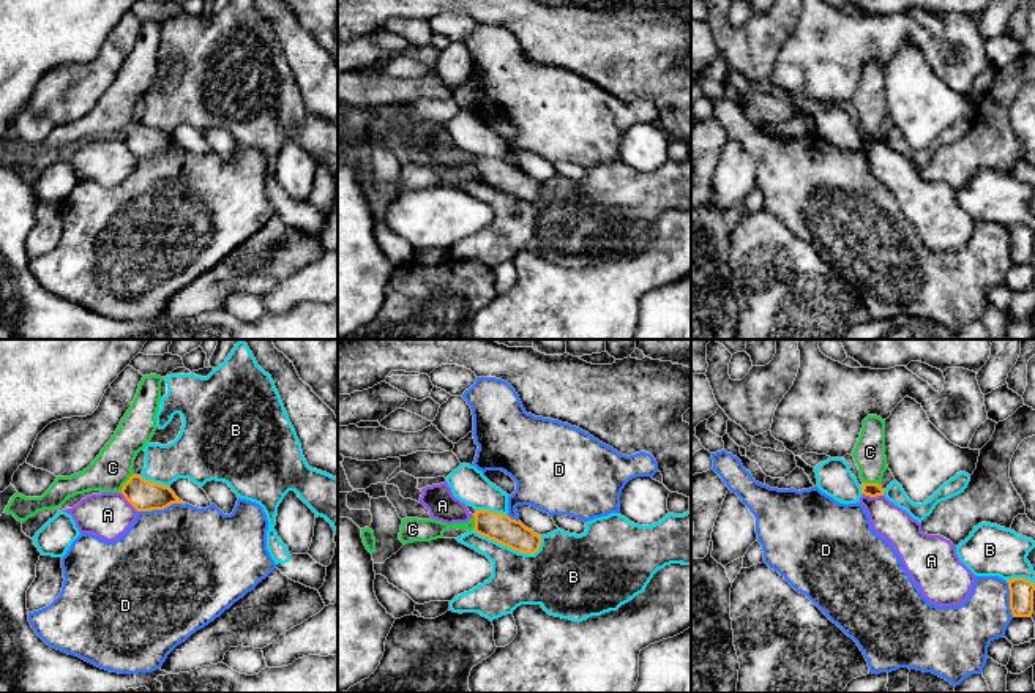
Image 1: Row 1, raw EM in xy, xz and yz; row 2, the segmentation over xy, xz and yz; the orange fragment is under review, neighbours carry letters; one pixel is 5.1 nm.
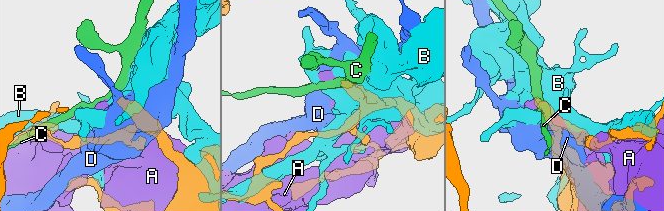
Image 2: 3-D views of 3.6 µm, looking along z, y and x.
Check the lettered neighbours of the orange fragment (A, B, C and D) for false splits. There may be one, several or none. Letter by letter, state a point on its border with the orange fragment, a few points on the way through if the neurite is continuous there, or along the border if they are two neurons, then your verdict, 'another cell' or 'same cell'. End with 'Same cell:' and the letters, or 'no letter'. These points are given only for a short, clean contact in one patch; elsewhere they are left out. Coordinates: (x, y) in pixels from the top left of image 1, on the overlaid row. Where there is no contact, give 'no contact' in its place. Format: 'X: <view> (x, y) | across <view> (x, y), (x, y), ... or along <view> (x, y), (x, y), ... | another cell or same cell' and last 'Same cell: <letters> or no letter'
A: yz (873, 496) | another cell
B: xz (508, 546) | another cell
C: xy (125, 483) | across xy (144, 496), (125, 483), (112, 468) | same cell
D: xy (161, 509) | another cell
Same cell: C

